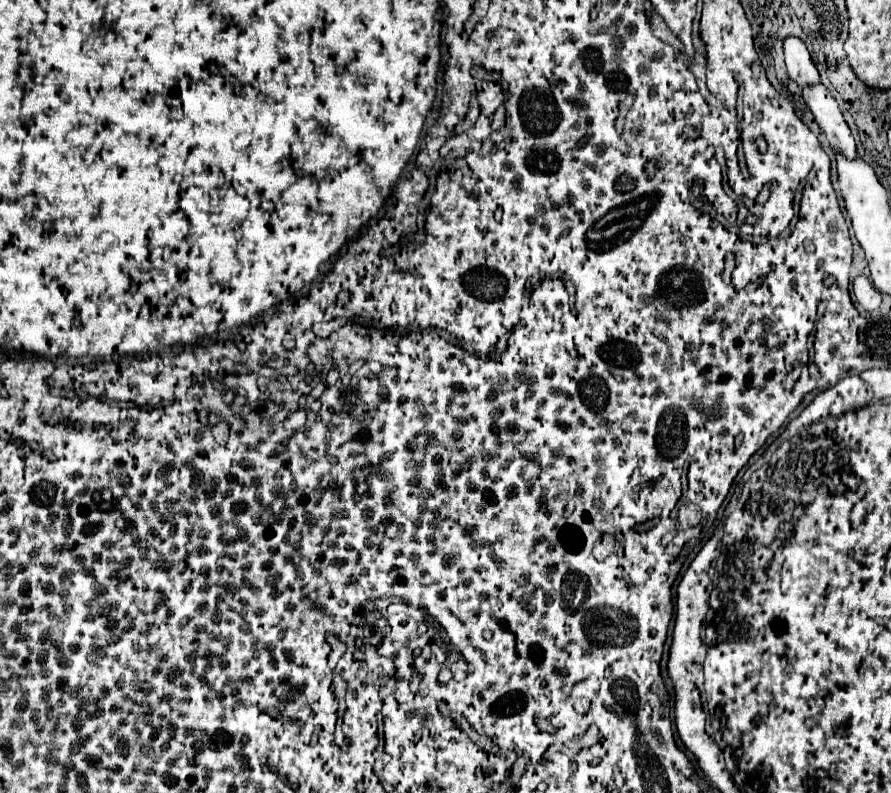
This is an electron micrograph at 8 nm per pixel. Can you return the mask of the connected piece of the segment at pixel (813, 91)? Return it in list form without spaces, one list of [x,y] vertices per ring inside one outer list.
[[[823,84],[807,86],[807,88],[803,88],[803,100],[809,106],[809,110],[813,112],[815,122],[825,132],[825,138],[831,144],[831,148],[837,150],[839,154],[847,156],[849,160],[855,160],[857,148],[855,148],[851,128],[847,126],[847,122],[841,114],[841,108],[837,106],[837,102],[829,94],[829,90]]]

